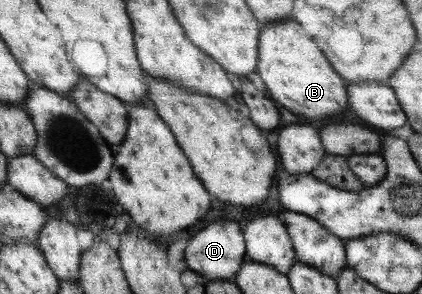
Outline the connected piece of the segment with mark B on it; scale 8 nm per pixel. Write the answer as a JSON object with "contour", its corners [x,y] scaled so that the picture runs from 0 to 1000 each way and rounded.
{"contour":[[[694,65],[618,88],[607,252],[626,279],[642,340],[656,344],[690,384],[723,398],[730,415],[803,405],[822,371],[825,323],[808,262],[780,235],[765,180]]]}

